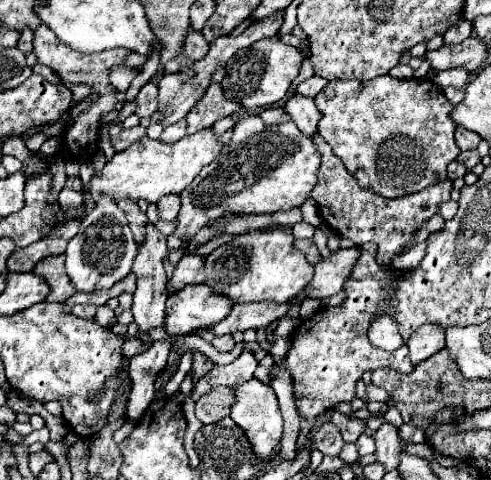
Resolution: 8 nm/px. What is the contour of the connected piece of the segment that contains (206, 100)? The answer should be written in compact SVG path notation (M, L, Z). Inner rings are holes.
M210 83L208 91L198 99L196 107L192 107L192 111L186 115L188 121L188 135L212 127L218 119L224 119L236 111L242 111L244 107L240 107L240 103L236 101L228 101L224 99L222 87L218 83Z

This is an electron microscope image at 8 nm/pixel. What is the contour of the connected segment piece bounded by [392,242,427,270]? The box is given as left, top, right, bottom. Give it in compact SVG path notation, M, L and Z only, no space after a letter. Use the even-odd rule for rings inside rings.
M422 242L417 244L407 252L395 256L392 260L392 266L398 270L414 269L424 258L426 247L426 242Z

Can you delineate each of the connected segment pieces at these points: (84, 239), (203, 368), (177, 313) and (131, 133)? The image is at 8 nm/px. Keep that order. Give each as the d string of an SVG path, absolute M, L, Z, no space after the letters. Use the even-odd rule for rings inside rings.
M104 195L104 199L96 203L96 209L82 219L80 231L68 243L66 273L78 291L92 293L108 289L130 273L134 255L136 255L136 241L132 239L132 233L128 229L126 215L118 209L118 205L112 199Z
M192 351L192 379L194 385L198 379L202 379L206 373L210 373L210 369L214 367L214 363L200 351Z
M188 285L168 297L164 329L170 335L186 335L200 327L210 327L212 323L218 323L220 319L224 319L228 315L230 307L232 307L232 301L228 301L224 295L214 293L208 285Z
M136 125L136 127L132 127L132 129L124 129L120 135L112 137L112 147L114 147L116 151L124 151L124 149L128 149L132 143L136 143L138 139L142 139L144 135L146 135L146 127L142 127L142 125Z

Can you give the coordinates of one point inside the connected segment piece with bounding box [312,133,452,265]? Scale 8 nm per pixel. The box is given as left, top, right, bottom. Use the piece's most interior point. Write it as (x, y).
(356, 213)

